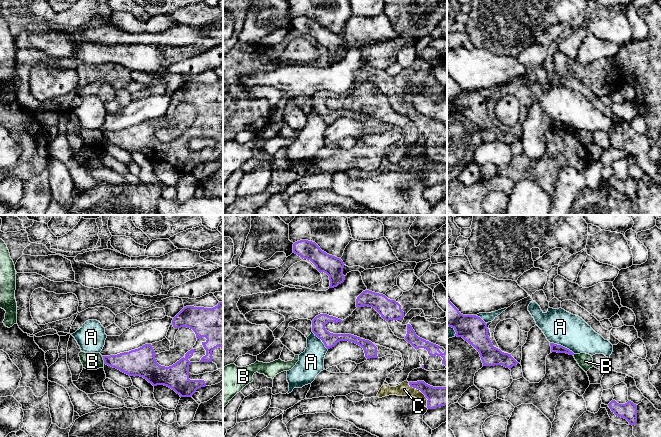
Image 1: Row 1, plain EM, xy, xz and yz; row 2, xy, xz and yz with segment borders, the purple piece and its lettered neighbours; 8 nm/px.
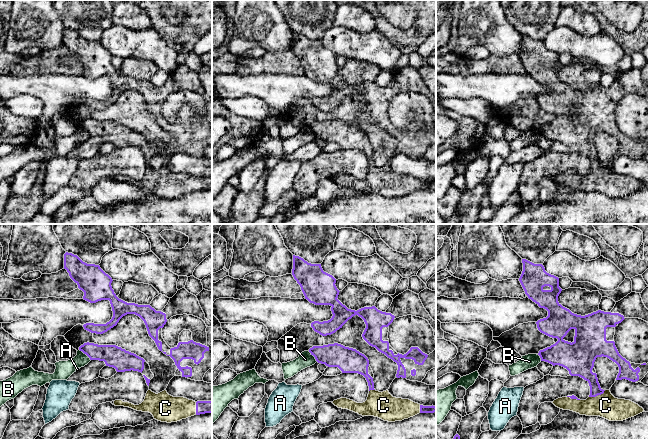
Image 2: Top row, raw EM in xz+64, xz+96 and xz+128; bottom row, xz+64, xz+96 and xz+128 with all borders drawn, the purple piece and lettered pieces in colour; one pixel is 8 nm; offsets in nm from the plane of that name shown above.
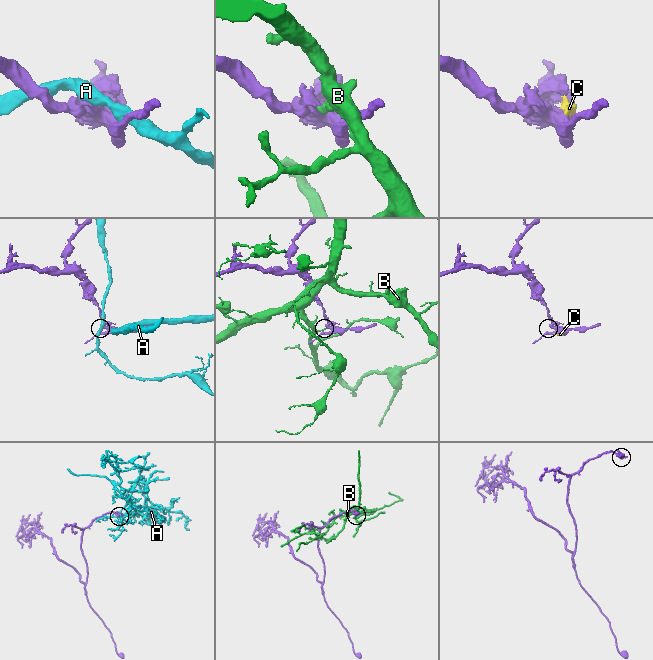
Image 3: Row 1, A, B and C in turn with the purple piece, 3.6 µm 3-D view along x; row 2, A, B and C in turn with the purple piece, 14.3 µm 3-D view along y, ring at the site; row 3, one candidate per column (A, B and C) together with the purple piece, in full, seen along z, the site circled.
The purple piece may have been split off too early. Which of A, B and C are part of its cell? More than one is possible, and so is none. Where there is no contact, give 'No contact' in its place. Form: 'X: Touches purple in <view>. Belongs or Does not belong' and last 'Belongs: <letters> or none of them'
A: Touches purple in yz. Does not belong
B: Touches purple in xy. Does not belong
C: Touches purple in xz. Belongs
Belongs: C

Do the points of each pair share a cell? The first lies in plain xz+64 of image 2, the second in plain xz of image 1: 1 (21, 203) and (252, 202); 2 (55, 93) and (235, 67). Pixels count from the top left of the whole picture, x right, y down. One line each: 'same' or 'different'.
1: same
2: different

